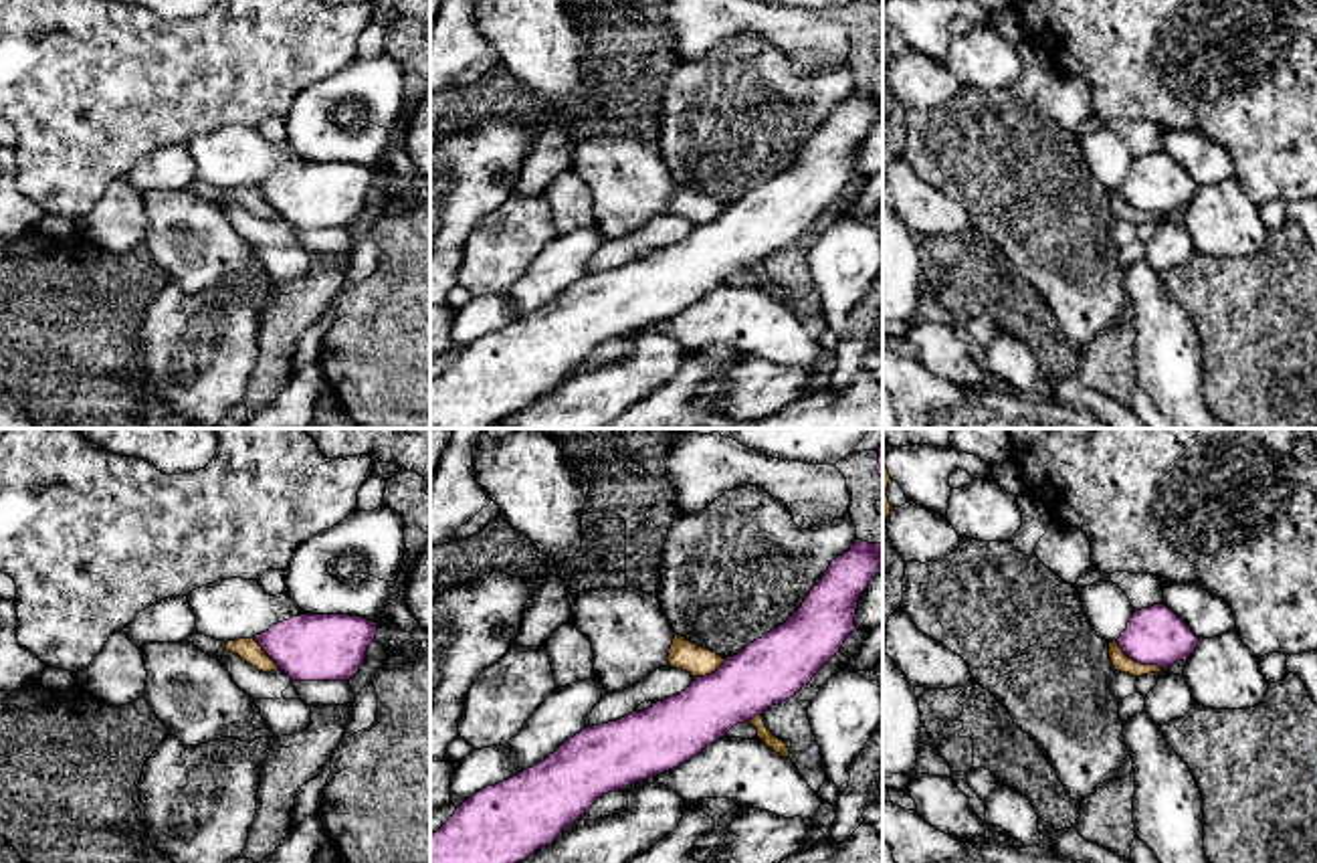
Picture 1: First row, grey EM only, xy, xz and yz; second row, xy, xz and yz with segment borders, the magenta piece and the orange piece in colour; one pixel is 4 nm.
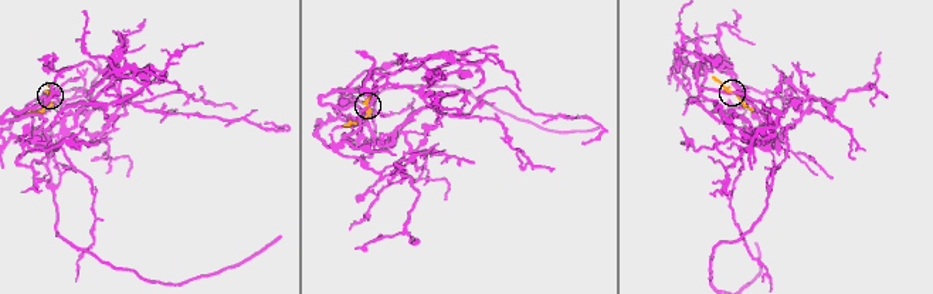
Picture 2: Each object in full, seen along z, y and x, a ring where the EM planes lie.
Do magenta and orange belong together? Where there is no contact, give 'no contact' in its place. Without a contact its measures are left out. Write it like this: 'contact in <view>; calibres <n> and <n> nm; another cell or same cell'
contact in yz; calibres 240 and 70 nm; another cell

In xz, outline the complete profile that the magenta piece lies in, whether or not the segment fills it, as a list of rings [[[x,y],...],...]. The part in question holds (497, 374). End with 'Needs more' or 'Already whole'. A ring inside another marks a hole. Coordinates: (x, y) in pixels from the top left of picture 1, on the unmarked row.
[[[856,85],[848,99],[830,109],[820,129],[784,172],[727,204],[715,220],[695,224],[685,238],[644,259],[584,275],[533,315],[473,342],[430,382],[430,428],[503,424],[513,412],[551,392],[602,342],[624,338],[689,309],[709,291],[725,285],[733,273],[794,245],[856,178],[858,146],[881,115],[883,89],[869,91]]]. Already whole

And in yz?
[[[1153,152],[1133,160],[1117,190],[1135,210],[1166,218],[1178,208],[1186,210],[1200,184],[1166,152]]]. Already whole

